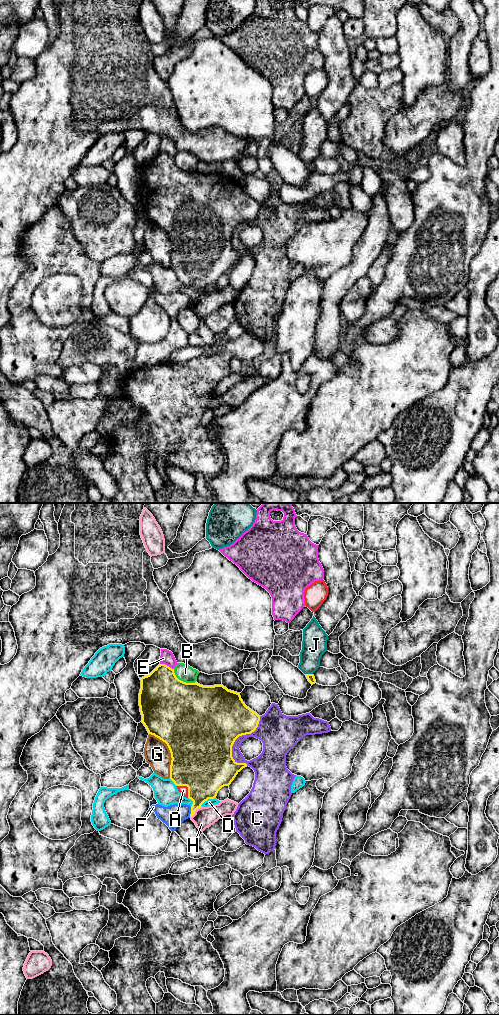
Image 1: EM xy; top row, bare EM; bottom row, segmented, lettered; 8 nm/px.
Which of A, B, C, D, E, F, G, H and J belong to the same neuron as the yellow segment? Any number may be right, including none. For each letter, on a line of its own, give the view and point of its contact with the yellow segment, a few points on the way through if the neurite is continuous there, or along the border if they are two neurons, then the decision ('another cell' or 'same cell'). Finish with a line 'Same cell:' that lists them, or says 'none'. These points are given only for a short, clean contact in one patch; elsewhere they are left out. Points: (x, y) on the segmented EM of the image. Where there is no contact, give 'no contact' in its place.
A: contact xy (187, 786); same cell
B: contact xy (182, 681); another cell
C: contact xy (240, 735); another cell
D: contact xy (207, 799); another cell
E: contact xy (166, 665); another cell
F: contact xy (191, 812); another cell
G: contact xy (170, 752); another cell
H: contact xy (195, 810); another cell
J: contact xy (309, 674); another cell
Same cell: A

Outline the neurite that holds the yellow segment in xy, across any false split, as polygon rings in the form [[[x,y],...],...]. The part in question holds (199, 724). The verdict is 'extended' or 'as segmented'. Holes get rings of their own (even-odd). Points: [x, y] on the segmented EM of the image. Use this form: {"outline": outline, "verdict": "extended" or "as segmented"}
{"outline": [[[165,664],[158,665],[149,675],[140,678],[139,706],[142,723],[149,734],[165,742],[171,753],[170,779],[178,791],[193,801],[190,818],[208,799],[214,799],[218,791],[229,786],[246,763],[237,763],[232,757],[232,746],[242,735],[251,734],[258,727],[260,716],[245,705],[240,693],[221,685],[203,686],[179,680],[174,669]]], "verdict": "extended"}

